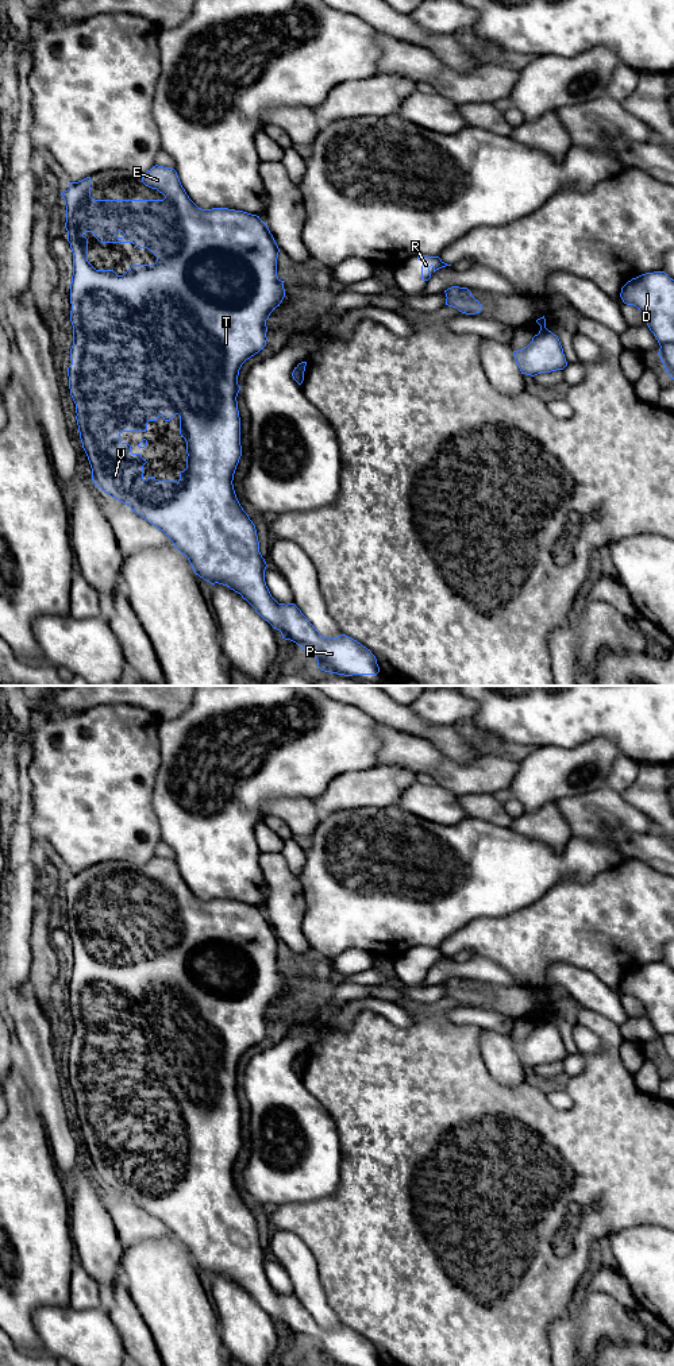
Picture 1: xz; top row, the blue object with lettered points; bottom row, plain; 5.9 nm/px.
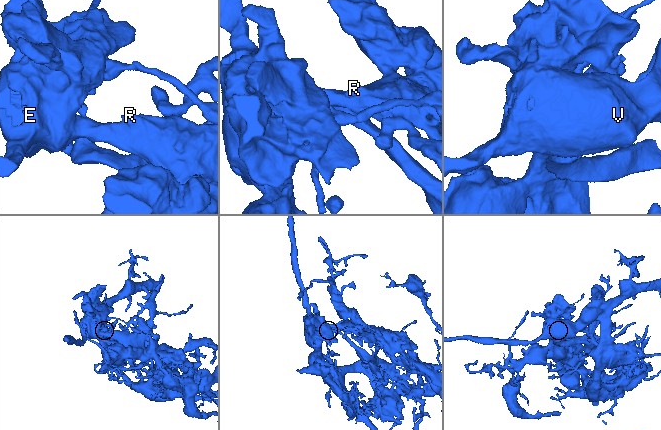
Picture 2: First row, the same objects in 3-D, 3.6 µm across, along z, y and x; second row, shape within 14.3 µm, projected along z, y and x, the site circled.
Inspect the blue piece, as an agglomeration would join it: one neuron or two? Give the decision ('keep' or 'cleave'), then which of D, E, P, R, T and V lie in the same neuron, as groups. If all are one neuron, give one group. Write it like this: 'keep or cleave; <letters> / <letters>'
cleave; D / E P R T V

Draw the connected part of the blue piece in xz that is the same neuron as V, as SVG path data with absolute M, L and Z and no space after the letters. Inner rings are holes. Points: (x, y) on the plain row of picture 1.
M155 856L143 865L142 873L151 880L157 880L165 887L165 890L93 891L90 888L90 868L78 873L70 873L69 880L61 884L66 896L65 919L68 922L68 933L70 934L73 944L73 966L70 975L73 1037L70 1039L72 1056L68 1058L68 1068L70 1087L76 1095L76 1111L80 1130L92 1159L92 1172L95 1177L100 1178L104 1184L109 1185L119 1193L128 1196L132 1203L161 1220L172 1231L174 1238L188 1249L196 1266L211 1276L219 1274L240 1285L242 1289L246 1290L265 1312L281 1323L282 1330L296 1334L304 1343L313 1346L317 1351L317 1358L321 1362L338 1366L377 1366L380 1363L380 1358L370 1340L346 1326L340 1326L338 1328L323 1328L294 1294L278 1294L271 1288L265 1273L265 1261L267 1255L259 1243L255 1216L240 1197L232 1176L234 1165L242 1147L240 1108L236 1092L240 1081L240 1077L238 1076L238 1066L242 1056L266 1037L266 1011L270 1004L280 998L285 988L285 972L281 972L277 968L277 949L280 939L266 914L263 914L259 907L228 899L199 899L186 885L177 863L173 858ZM85 923L92 923L100 934L134 934L138 939L147 939L157 948L157 953L153 956L132 956L123 966L118 966L113 961L96 961L88 953L88 930L84 927ZM176 1105L180 1107L180 1126L186 1132L186 1159L180 1164L178 1172L158 1172L155 1168L145 1170L143 1157L147 1154L146 1150L143 1150L140 1145L132 1145L131 1137L120 1132L120 1124L146 1123L149 1112L157 1112L159 1107L162 1107L165 1112L170 1112Z

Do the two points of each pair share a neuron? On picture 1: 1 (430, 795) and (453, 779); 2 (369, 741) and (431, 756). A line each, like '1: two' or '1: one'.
1: two
2: two

